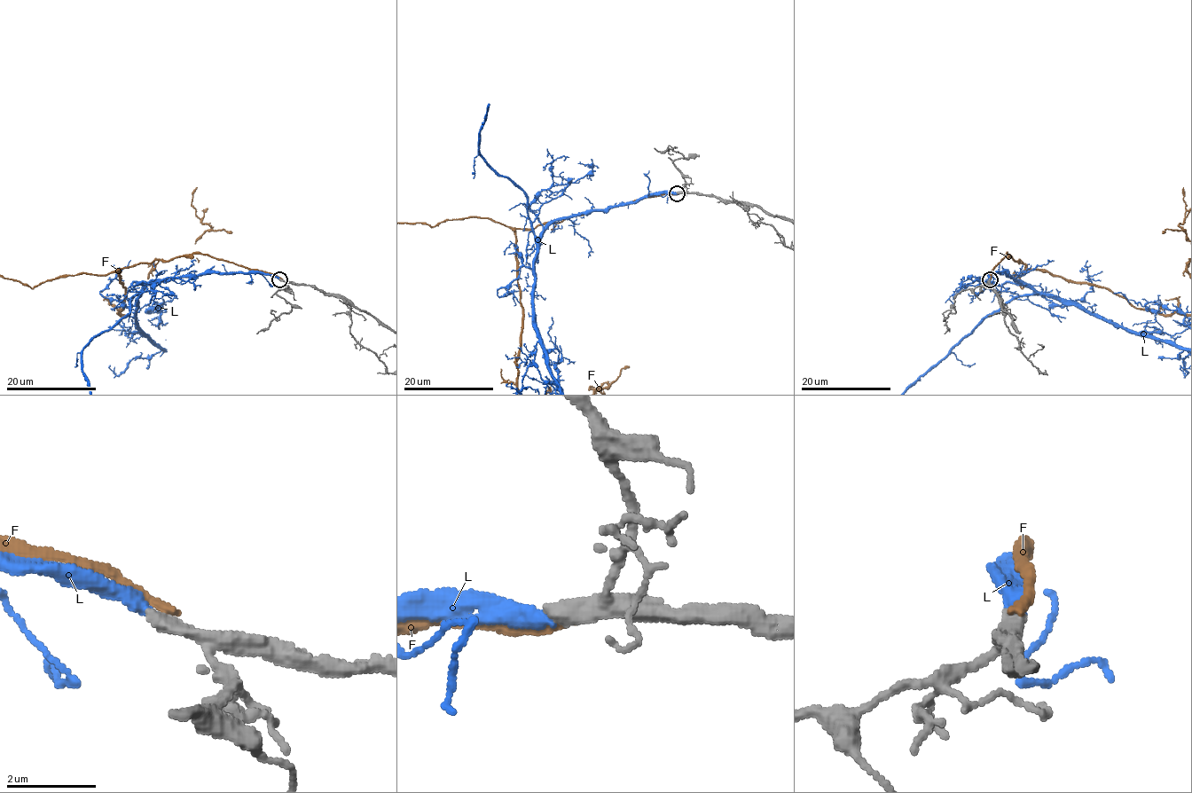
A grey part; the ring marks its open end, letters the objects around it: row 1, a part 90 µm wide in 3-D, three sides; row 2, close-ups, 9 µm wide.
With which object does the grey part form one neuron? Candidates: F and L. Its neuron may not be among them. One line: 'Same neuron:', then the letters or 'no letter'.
Same neuron: L

